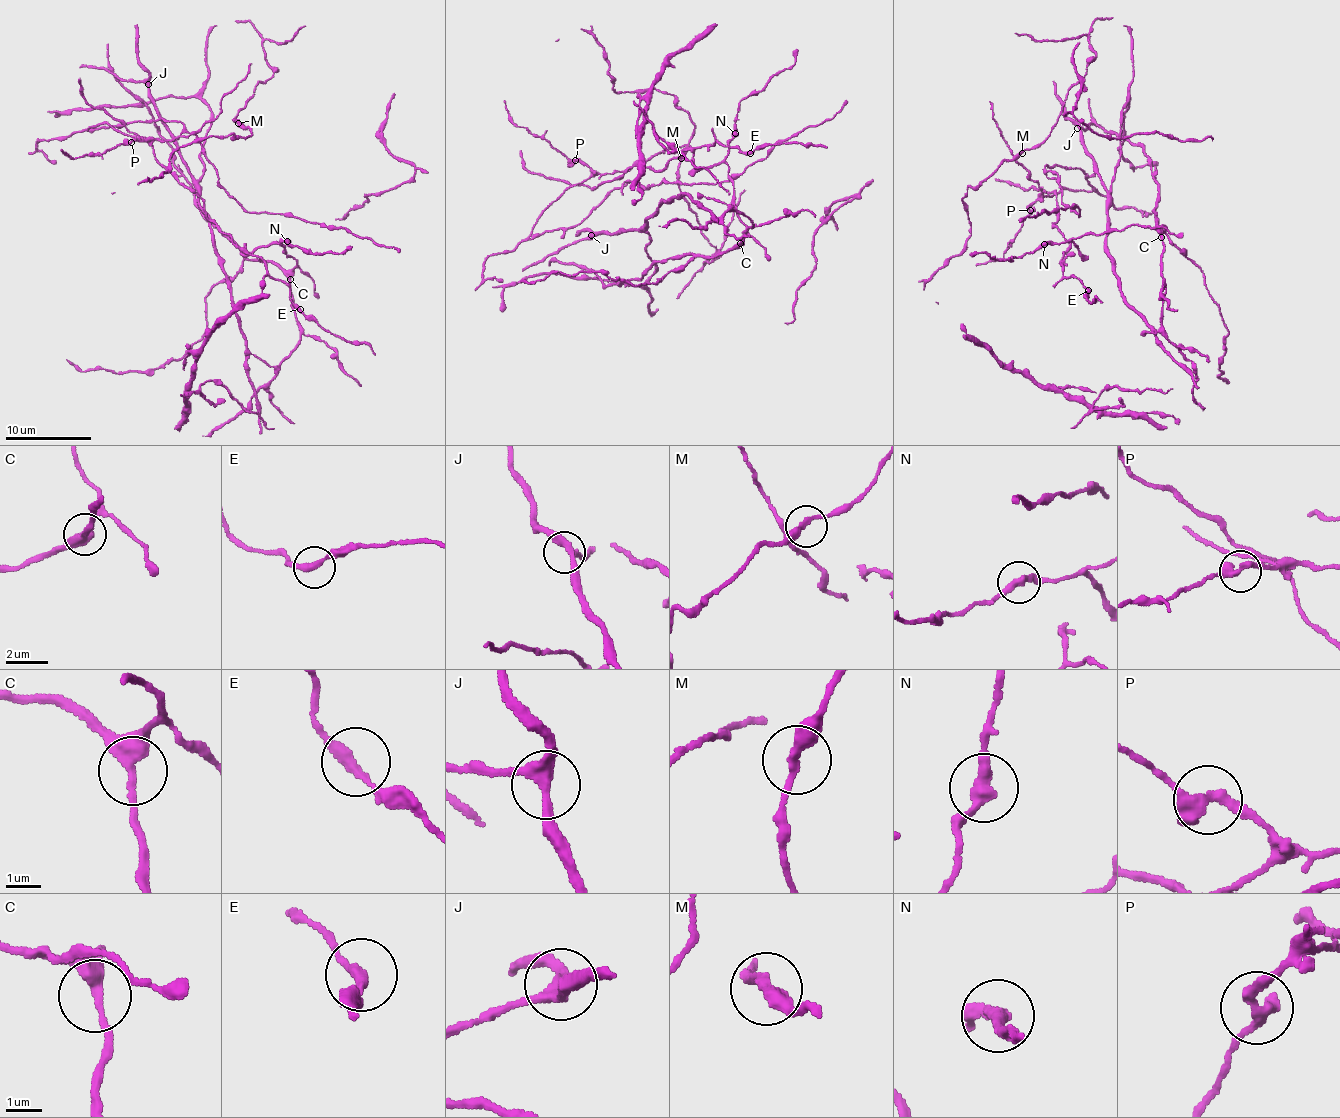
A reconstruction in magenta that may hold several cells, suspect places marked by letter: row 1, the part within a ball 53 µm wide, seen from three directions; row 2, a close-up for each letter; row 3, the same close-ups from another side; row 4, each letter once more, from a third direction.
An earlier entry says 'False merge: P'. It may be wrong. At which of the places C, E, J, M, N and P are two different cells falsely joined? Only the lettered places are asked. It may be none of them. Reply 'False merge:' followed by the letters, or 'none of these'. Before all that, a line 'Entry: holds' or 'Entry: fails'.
Entry: holds
False merge: P

